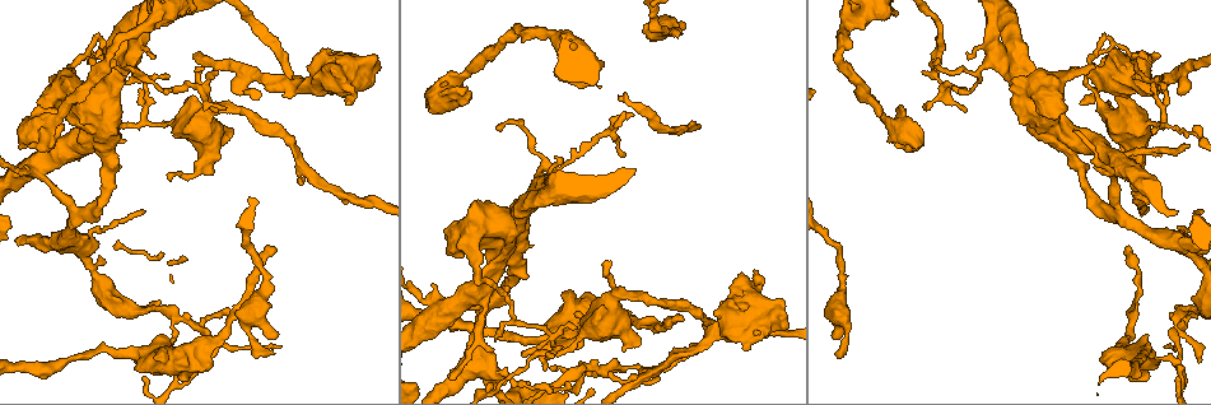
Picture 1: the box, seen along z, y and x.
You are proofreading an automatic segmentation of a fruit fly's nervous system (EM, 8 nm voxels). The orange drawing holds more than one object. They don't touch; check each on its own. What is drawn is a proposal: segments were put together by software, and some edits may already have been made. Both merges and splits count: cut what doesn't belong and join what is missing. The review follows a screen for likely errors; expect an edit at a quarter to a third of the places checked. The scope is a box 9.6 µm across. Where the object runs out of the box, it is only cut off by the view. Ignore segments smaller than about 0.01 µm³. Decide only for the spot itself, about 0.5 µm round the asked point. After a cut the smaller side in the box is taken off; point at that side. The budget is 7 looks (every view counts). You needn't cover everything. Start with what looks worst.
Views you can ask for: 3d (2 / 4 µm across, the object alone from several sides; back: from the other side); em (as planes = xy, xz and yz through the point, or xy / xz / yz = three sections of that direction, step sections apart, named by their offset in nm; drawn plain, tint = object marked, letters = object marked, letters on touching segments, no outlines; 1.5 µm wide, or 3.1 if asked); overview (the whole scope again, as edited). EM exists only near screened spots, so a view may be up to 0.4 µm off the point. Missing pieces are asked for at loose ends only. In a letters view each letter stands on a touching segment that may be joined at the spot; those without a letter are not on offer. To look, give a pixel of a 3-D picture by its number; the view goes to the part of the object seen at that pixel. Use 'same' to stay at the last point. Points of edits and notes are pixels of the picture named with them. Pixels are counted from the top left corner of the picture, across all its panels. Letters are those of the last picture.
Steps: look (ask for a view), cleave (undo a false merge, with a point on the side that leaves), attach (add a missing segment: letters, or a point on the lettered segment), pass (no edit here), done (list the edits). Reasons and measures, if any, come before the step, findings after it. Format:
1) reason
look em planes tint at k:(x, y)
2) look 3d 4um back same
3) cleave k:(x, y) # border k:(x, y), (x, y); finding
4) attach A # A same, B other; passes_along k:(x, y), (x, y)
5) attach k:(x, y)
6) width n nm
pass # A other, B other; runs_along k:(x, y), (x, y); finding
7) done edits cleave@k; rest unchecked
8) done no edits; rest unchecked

sharp bend
look 3d 2um at 1:(1109, 38)

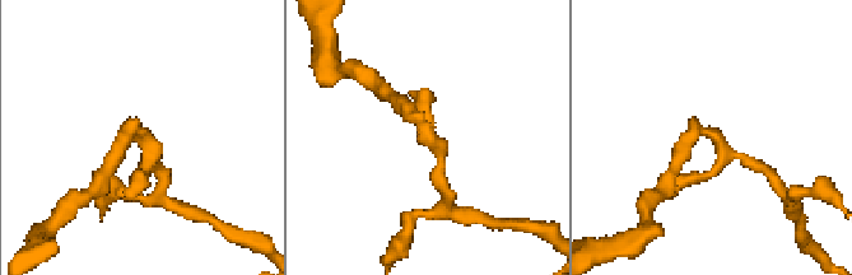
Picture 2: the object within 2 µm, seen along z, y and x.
look em xz step 4 letters at 2:(422, 130)

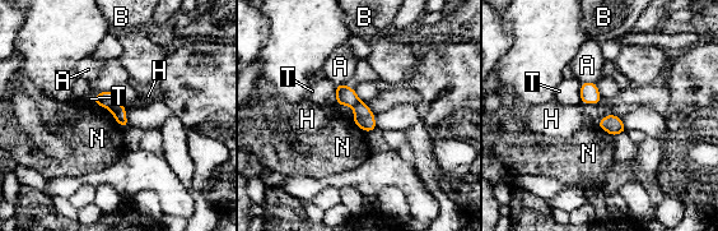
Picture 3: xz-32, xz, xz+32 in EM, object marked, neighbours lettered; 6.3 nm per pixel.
cut it another way
look em planes letters same

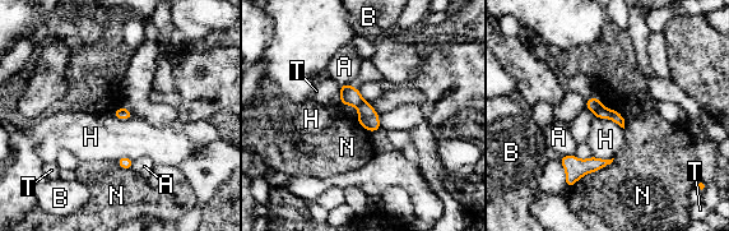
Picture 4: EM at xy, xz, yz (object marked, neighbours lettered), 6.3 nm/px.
cleave 4:(603, 112) # A other, B other, H other, N other, T other; border 4:(602, 105), (595, 115); a second cell is stuck on

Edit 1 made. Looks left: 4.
free end
look em planes plain at 1:(289, 75)

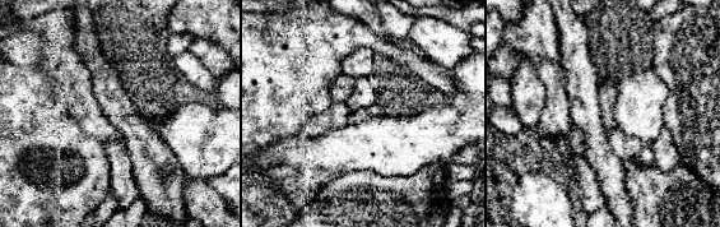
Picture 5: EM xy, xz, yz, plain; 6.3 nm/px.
see the neighbours
look em planes letters same

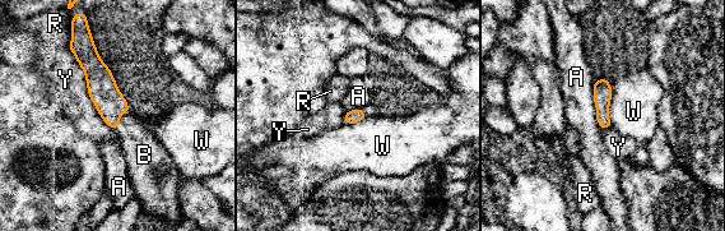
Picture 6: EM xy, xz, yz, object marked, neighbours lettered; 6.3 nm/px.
width 90 nm
attach B # A other, B same, R other, W other, Y other; passes_along 6:(102, 88), (119, 119), (142, 151); the cell continues

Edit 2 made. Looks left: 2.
done edits cleave@4, attach@6; rest unchecked

